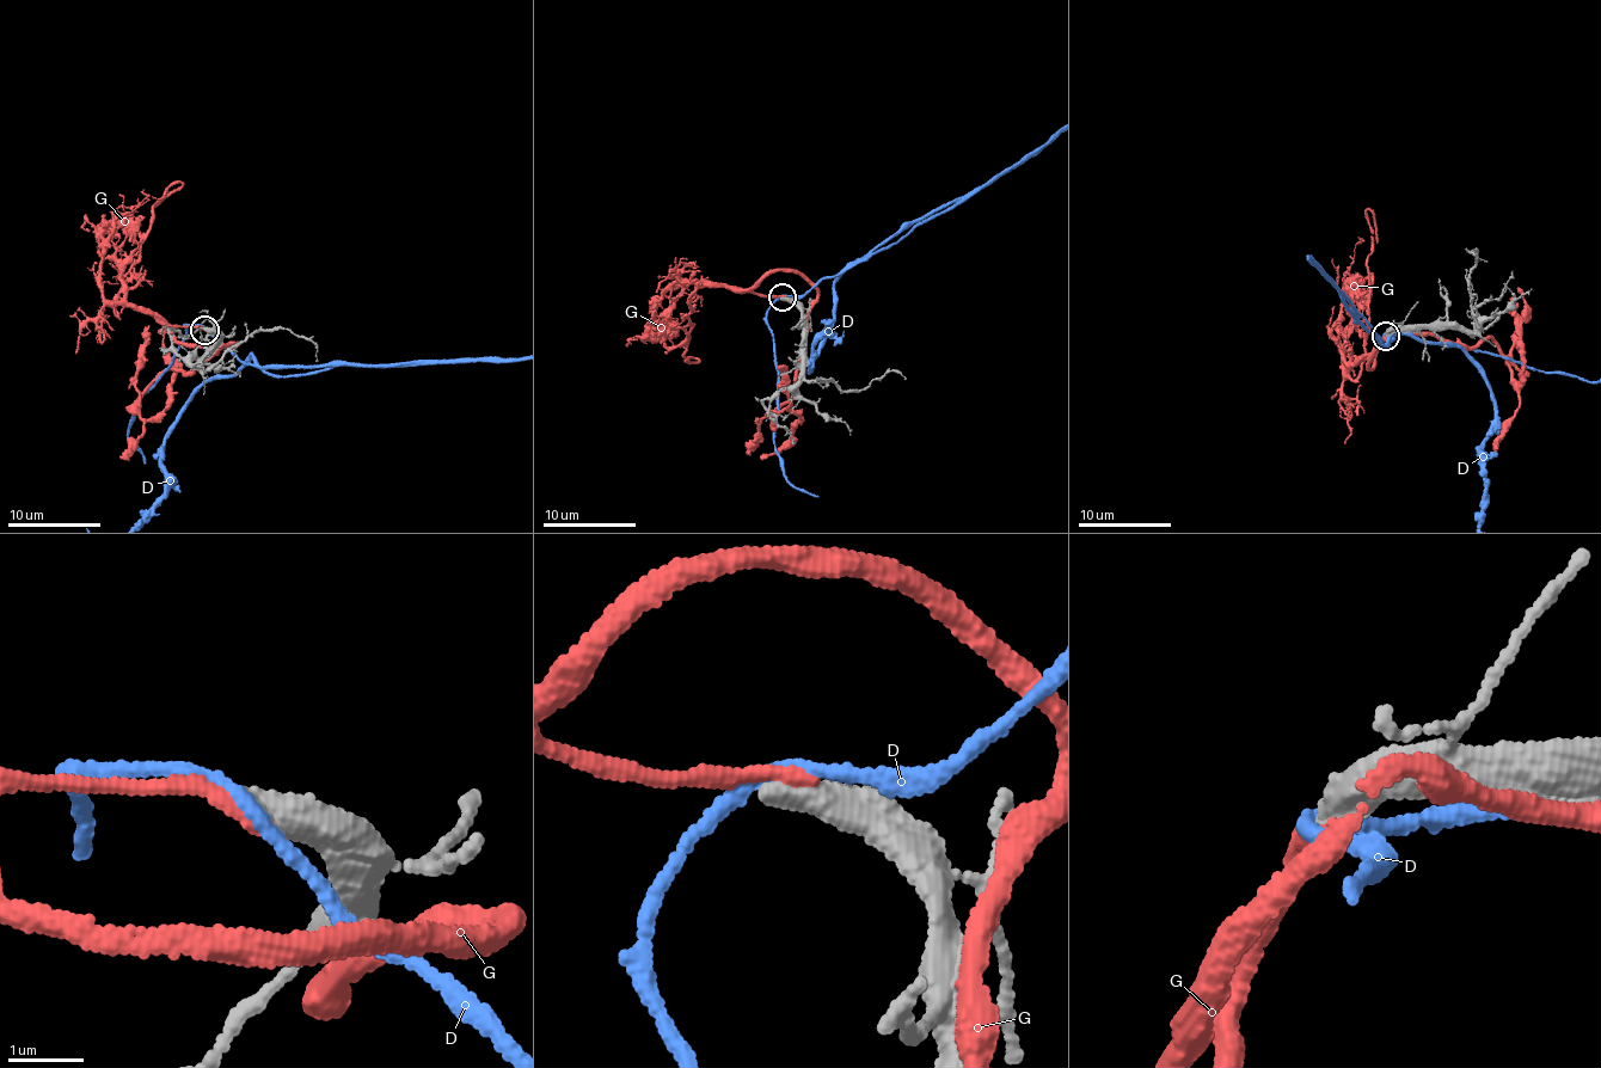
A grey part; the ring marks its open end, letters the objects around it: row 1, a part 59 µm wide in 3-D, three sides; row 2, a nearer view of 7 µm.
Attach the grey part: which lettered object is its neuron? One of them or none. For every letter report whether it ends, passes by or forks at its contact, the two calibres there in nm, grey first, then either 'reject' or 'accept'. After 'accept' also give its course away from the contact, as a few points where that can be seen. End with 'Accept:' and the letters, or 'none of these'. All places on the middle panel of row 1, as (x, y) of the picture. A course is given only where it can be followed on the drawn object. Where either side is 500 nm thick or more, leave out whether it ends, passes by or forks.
D: it passes by; 480 nm thick on the grey side, 190 nm on the other; reject
G: it ends there; 480 nm thick on the grey side, 200 nm on the other; reject
Accept: none of these

